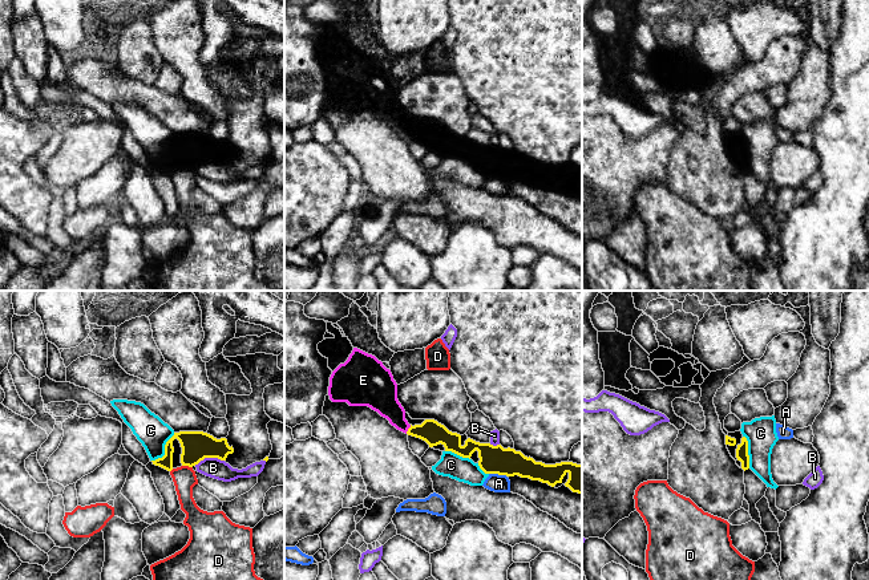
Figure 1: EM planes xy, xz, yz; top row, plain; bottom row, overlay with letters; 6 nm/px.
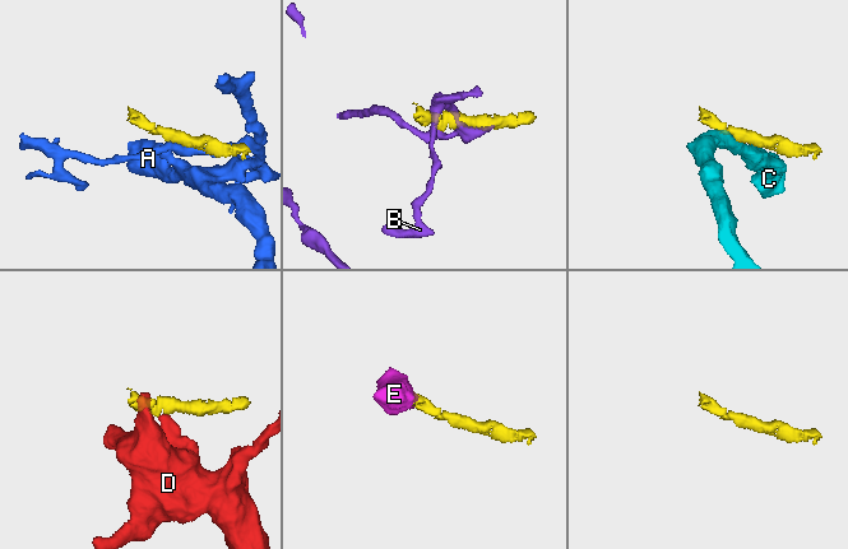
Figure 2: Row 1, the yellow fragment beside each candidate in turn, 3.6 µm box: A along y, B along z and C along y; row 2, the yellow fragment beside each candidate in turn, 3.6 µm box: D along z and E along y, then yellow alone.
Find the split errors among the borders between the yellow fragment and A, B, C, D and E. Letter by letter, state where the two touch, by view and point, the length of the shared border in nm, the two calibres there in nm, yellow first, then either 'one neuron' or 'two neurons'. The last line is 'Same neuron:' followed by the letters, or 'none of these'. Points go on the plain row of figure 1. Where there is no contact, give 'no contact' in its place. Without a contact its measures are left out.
A: xz (498, 177) | 110 nm | 180/110 nm | two neurons
B: xy (209, 159) | 190 nm | 180/120 nm | two neurons
C: xy (165, 153) | 220 nm | 180/190 nm | two neurons
D: xy (188, 167) | 70 nm | 180/140 nm | two neurons
E: xz (408, 132) | 70 nm | 140/190 nm | one neuron
Same neuron: E

